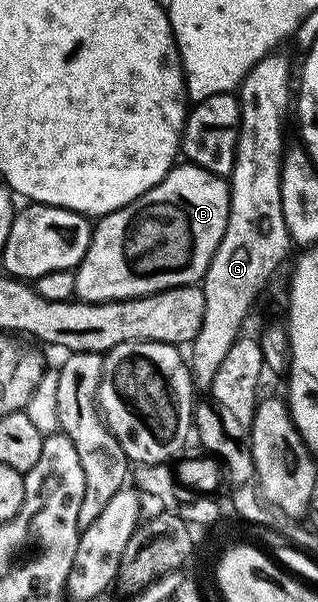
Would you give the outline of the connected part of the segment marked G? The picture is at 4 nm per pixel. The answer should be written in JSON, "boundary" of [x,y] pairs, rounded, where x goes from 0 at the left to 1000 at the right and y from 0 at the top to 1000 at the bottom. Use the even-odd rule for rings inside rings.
{"boundary":[[[893,86],[846,88],[789,118],[777,118],[758,133],[752,166],[758,169],[758,203],[752,204],[752,231],[739,251],[733,284],[720,289],[720,362],[714,384],[701,384],[701,397],[651,444],[642,460],[626,472],[638,483],[638,543],[626,543],[626,556],[588,580],[588,605],[594,623],[623,648],[657,650],[667,631],[689,615],[701,596],[745,563],[761,558],[758,545],[821,487],[821,478],[858,460],[858,452],[896,434],[909,420],[915,395],[903,370],[890,360],[890,337],[881,334],[884,267],[896,261],[903,234],[896,234],[896,193],[915,188],[915,148],[909,133],[925,133],[928,121],[909,116],[909,101]]]}

